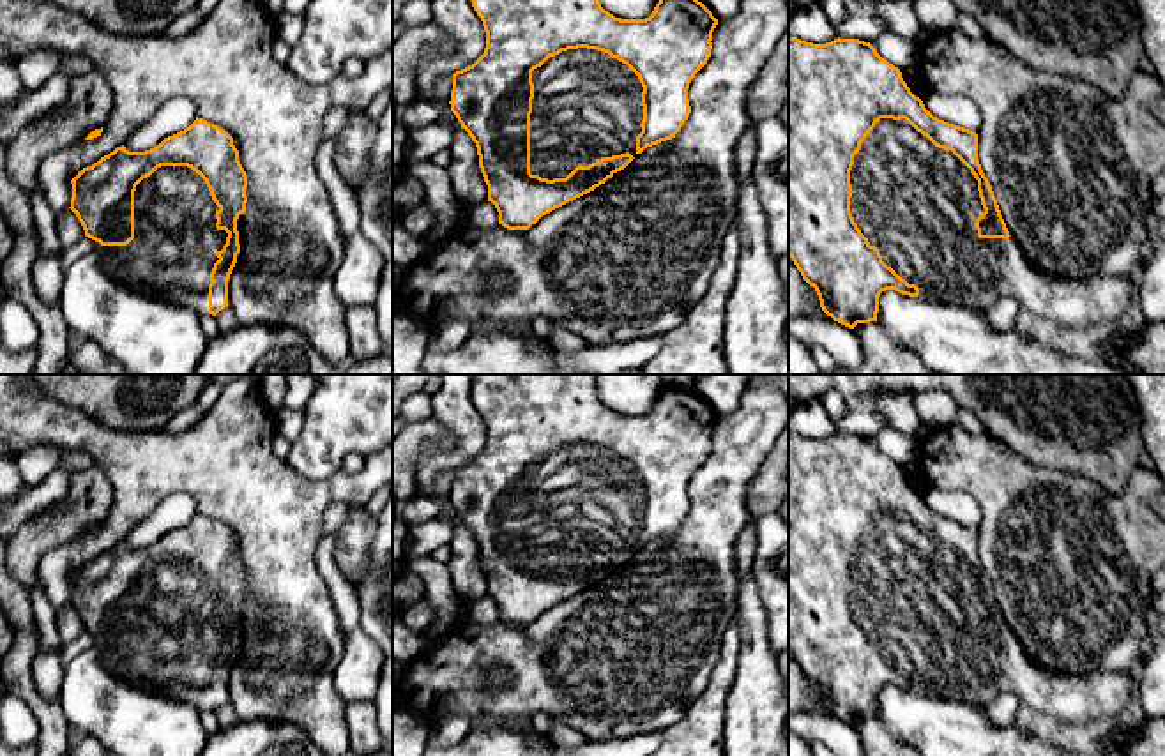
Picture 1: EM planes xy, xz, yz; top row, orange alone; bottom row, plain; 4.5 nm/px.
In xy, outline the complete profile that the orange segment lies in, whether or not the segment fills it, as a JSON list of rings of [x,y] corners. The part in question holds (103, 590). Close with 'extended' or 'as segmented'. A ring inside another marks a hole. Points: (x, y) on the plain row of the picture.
[[[203,514],[184,526],[164,533],[145,548],[129,548],[124,541],[83,563],[71,576],[71,606],[85,625],[85,632],[101,641],[127,643],[129,682],[150,694],[163,694],[198,710],[216,712],[228,703],[230,669],[240,654],[240,620],[246,608],[247,571],[239,556],[233,533]]]; extended

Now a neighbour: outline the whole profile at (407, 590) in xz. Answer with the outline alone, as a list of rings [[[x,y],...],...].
[[[405,572],[392,583],[392,611],[401,613],[423,601],[424,595],[424,583],[415,574]]]

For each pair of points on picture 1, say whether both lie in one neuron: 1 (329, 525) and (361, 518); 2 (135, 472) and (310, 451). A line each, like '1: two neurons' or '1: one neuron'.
1: two neurons
2: two neurons

